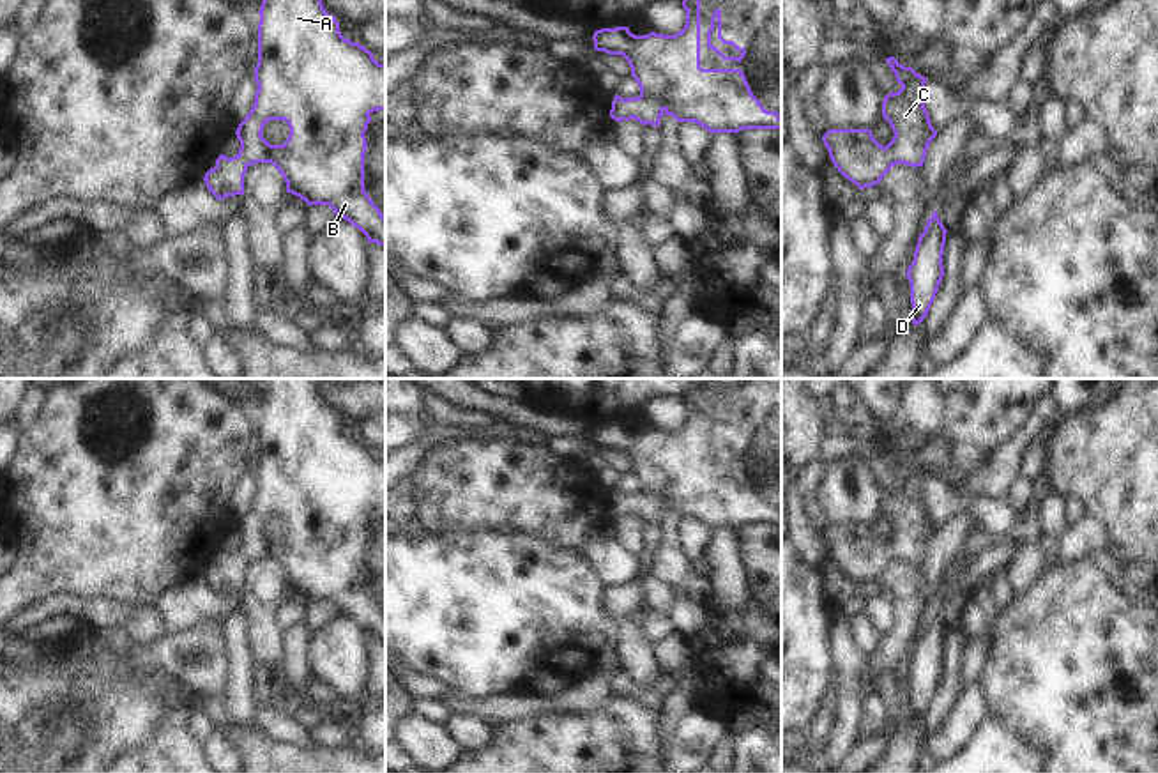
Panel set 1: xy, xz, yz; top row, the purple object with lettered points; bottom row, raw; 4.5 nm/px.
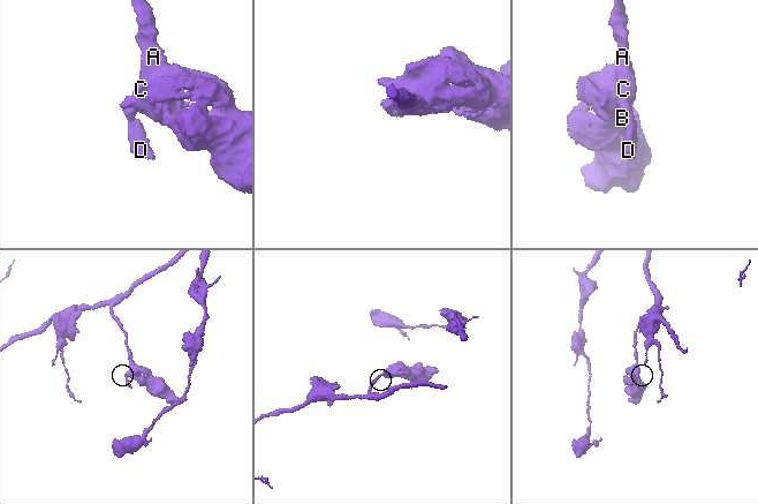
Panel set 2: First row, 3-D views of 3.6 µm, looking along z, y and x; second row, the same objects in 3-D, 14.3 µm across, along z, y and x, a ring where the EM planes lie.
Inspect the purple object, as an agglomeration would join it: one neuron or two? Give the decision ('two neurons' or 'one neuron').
one neuron

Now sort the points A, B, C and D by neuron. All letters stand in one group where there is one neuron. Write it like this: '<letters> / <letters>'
A B C D

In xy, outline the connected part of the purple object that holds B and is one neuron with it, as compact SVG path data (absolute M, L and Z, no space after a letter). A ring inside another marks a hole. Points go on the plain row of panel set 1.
M260 379L260 386L263 398L258 407L258 460L255 463L258 485L255 501L235 527L240 538L239 550L233 554L221 550L216 563L205 570L205 582L217 596L244 591L248 564L256 559L270 559L283 571L286 589L299 593L308 601L329 601L336 614L343 614L359 624L368 639L385 644L385 612L364 585L364 550L368 545L364 529L371 518L369 511L385 506L385 460L378 460L369 446L341 432L339 419L324 405L322 386L316 379ZM269 517L288 520L290 531L283 541L270 541L262 532Z

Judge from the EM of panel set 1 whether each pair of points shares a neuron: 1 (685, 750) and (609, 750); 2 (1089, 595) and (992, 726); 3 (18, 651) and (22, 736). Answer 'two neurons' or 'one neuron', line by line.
1: two neurons
2: two neurons
3: two neurons

